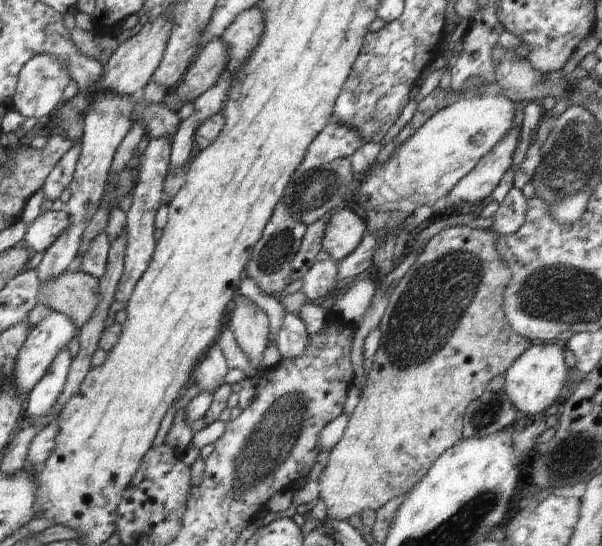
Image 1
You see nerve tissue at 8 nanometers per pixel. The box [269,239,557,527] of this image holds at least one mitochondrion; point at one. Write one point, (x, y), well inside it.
(440, 293)

